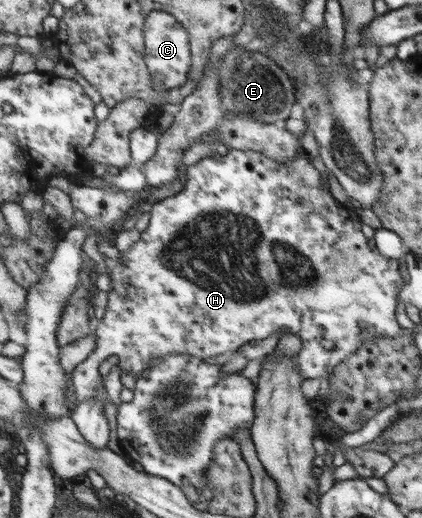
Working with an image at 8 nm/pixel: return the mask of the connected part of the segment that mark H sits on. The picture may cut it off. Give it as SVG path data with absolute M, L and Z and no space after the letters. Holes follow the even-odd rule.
M219 149L216 154L206 156L196 164L188 166L186 173L188 182L184 189L174 196L159 201L151 213L151 222L141 239L127 252L121 252L124 264L120 265L107 257L111 289L107 291L108 304L105 309L105 317L97 322L97 350L87 361L79 365L70 379L77 402L110 400L110 397L106 396L106 391L99 391L101 381L98 372L103 362L112 355L119 356L121 359L121 369L130 371L139 377L144 371L151 369L151 366L159 358L178 354L191 354L203 358L203 360L219 355L230 356L231 353L237 352L243 345L247 345L253 340L267 339L279 331L287 330L288 334L301 338L300 353L293 357L297 359L300 373L304 374L305 380L321 380L321 378L327 380L331 372L335 371L335 368L353 355L357 349L360 349L365 340L393 338L403 331L395 317L395 306L401 288L406 284L399 270L399 262L381 255L377 248L369 247L367 237L361 233L361 223L349 219L347 209L343 209L343 215L341 215L339 203L333 199L329 188L323 187L321 173L307 159L301 159L301 155L297 155L293 160L281 162L257 150ZM361 324L367 326L367 331L360 328Z

